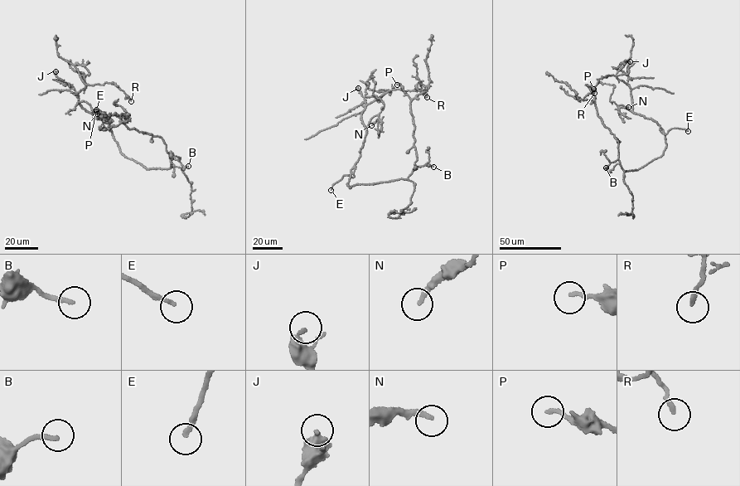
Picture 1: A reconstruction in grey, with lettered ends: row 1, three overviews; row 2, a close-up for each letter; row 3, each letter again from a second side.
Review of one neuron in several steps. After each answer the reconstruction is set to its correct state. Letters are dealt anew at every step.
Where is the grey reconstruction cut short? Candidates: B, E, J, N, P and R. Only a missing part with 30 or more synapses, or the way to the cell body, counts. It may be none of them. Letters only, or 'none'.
B, E

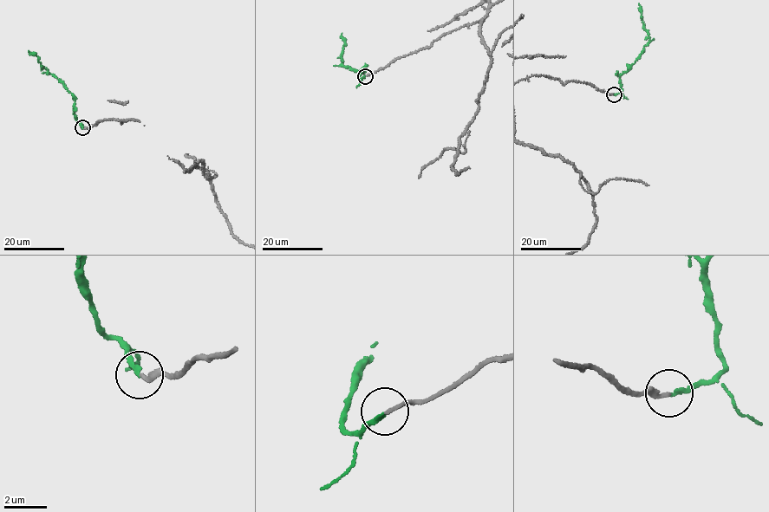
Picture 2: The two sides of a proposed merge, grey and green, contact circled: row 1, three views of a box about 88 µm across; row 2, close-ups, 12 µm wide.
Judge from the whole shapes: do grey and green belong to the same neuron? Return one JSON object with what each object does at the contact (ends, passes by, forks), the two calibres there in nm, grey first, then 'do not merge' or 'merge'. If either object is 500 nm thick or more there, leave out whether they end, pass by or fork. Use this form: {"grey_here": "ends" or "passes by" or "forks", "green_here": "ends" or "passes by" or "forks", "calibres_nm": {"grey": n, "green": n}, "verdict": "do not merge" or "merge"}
{"grey_here": "ends", "green_here": "ends", "calibres_nm": {"grey": 160, "green": 220}, "verdict": "merge"}

